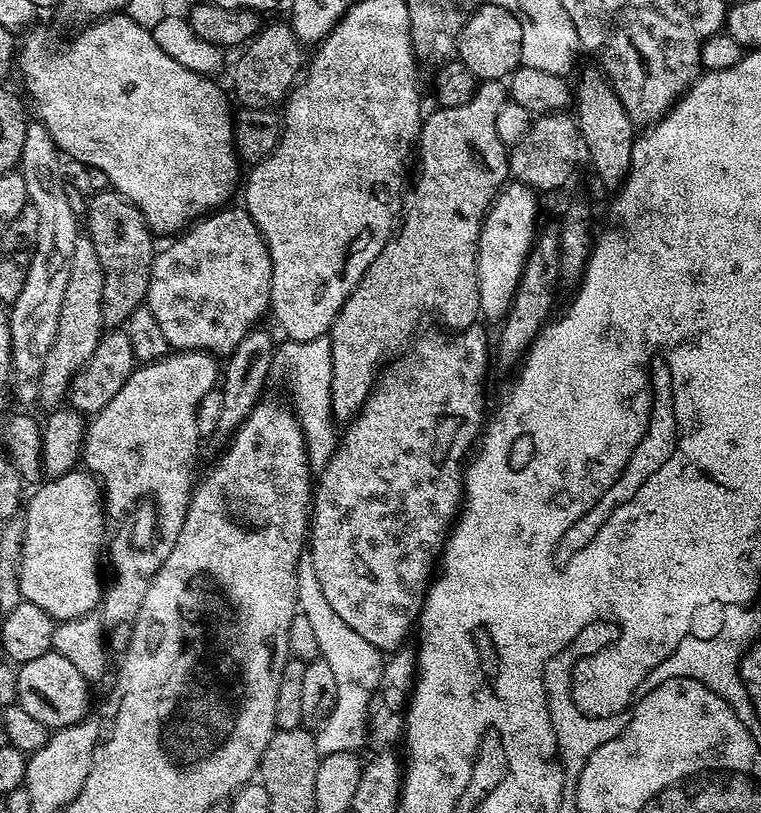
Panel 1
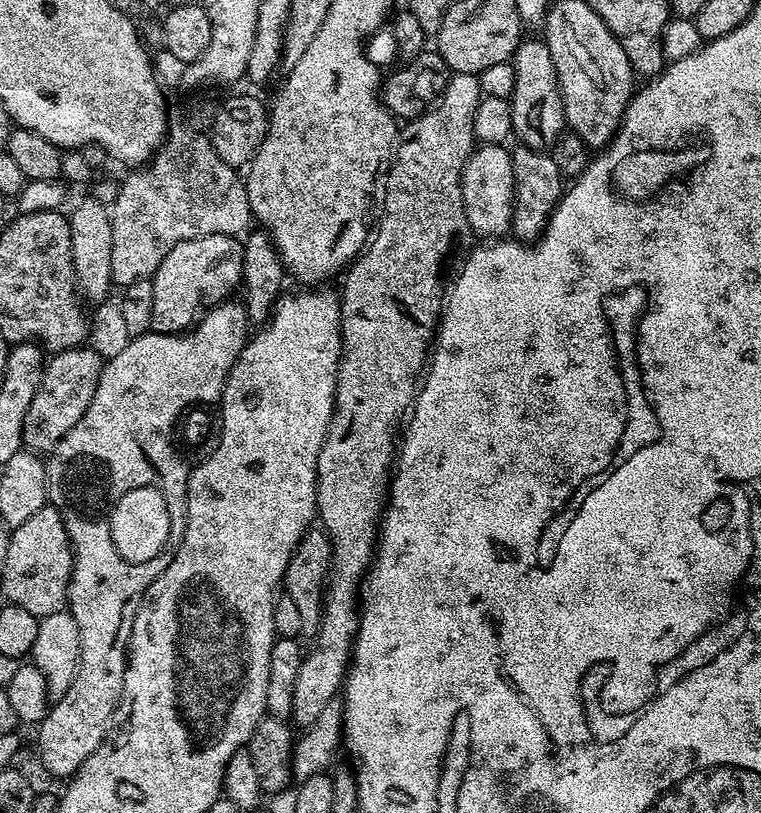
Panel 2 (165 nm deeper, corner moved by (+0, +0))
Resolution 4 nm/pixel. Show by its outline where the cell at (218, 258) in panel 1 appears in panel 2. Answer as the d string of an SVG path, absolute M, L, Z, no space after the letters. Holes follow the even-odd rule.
M206 234L202 238L178 242L178 246L162 258L162 266L158 266L155 276L151 277L154 286L152 331L180 334L191 329L205 305L215 306L229 299L232 291L241 287L243 278L244 245L237 237Z

